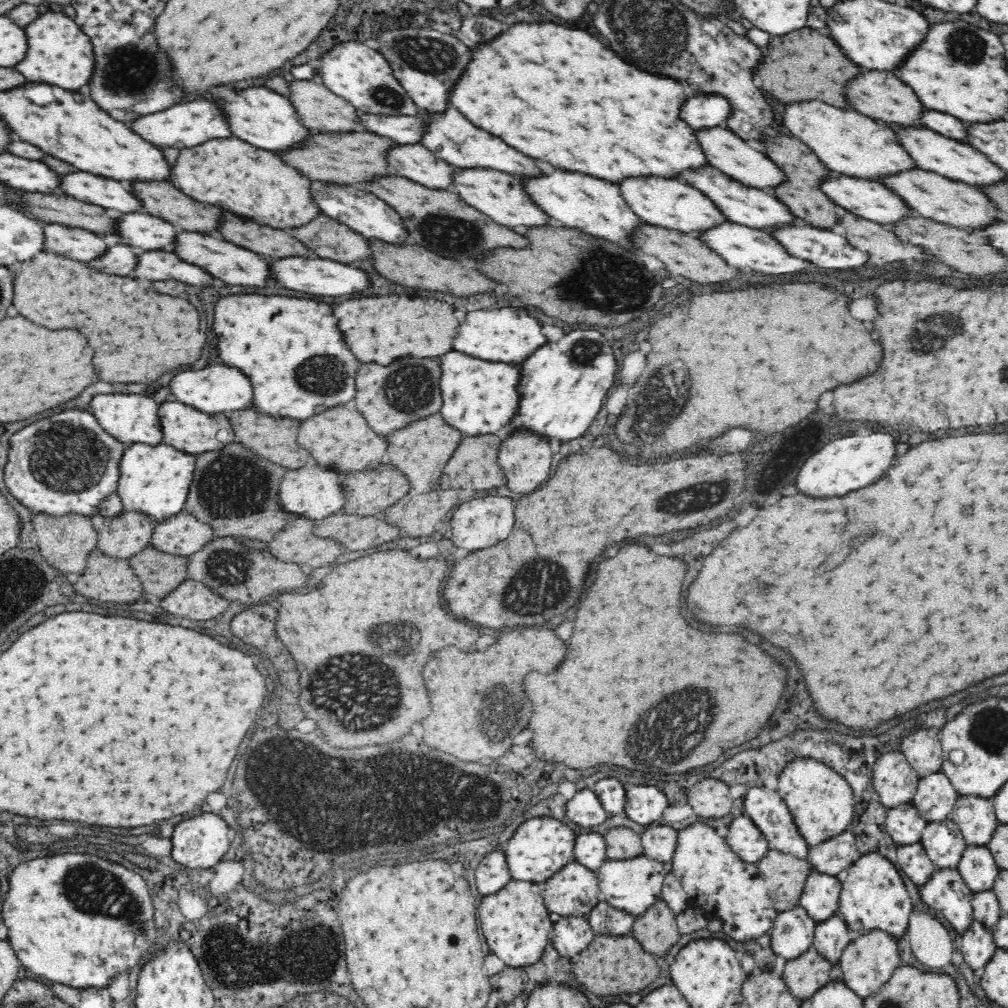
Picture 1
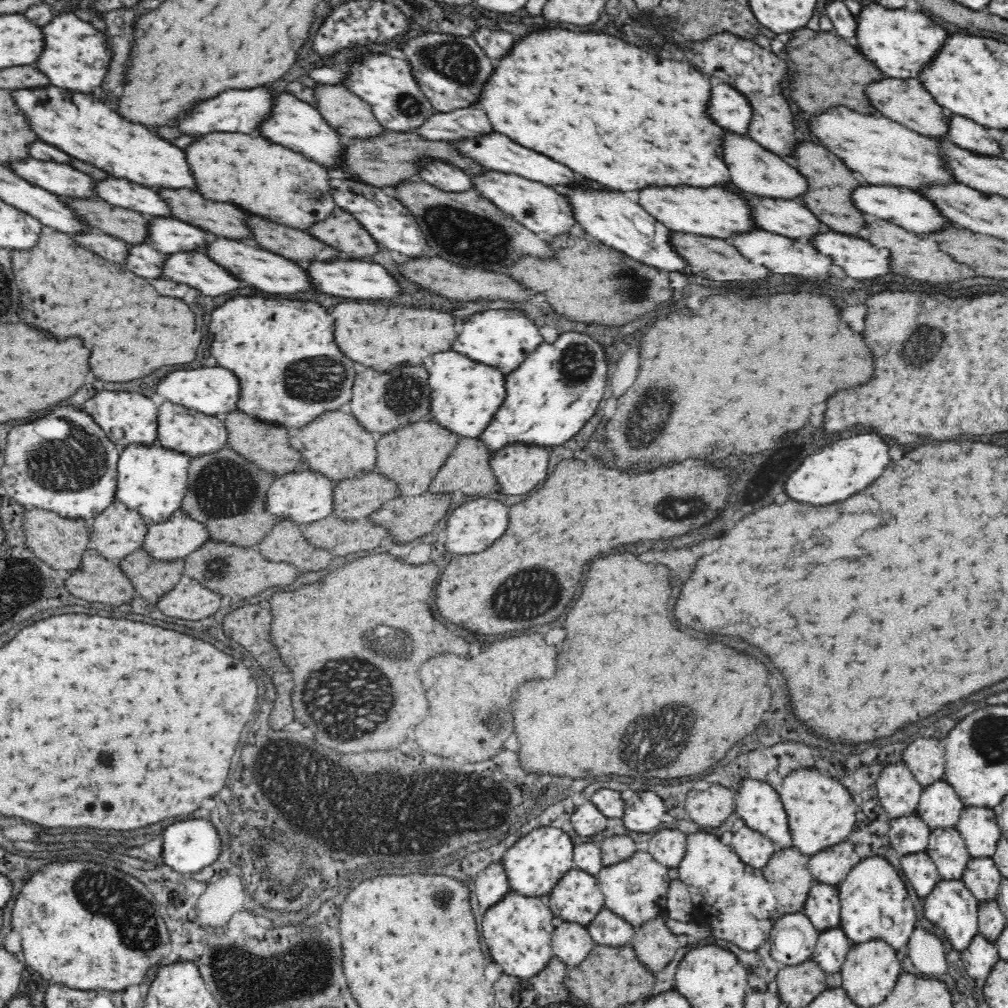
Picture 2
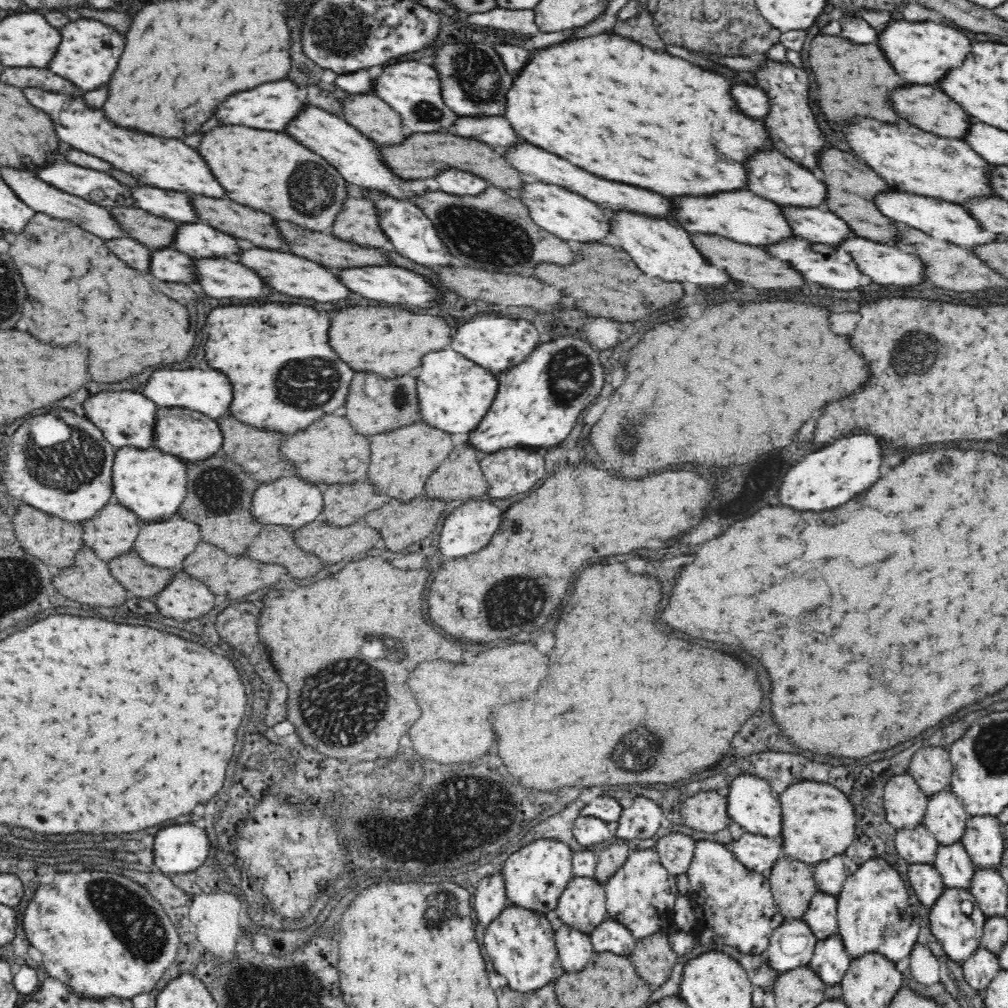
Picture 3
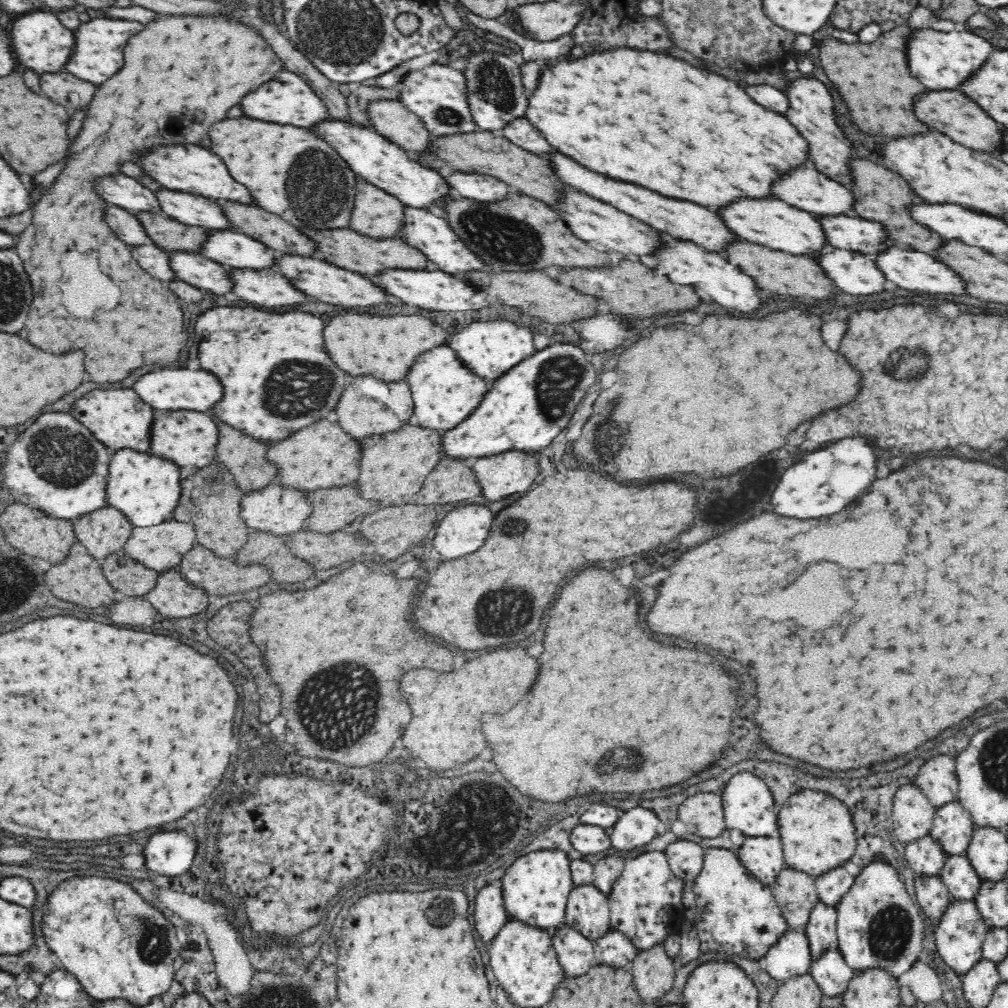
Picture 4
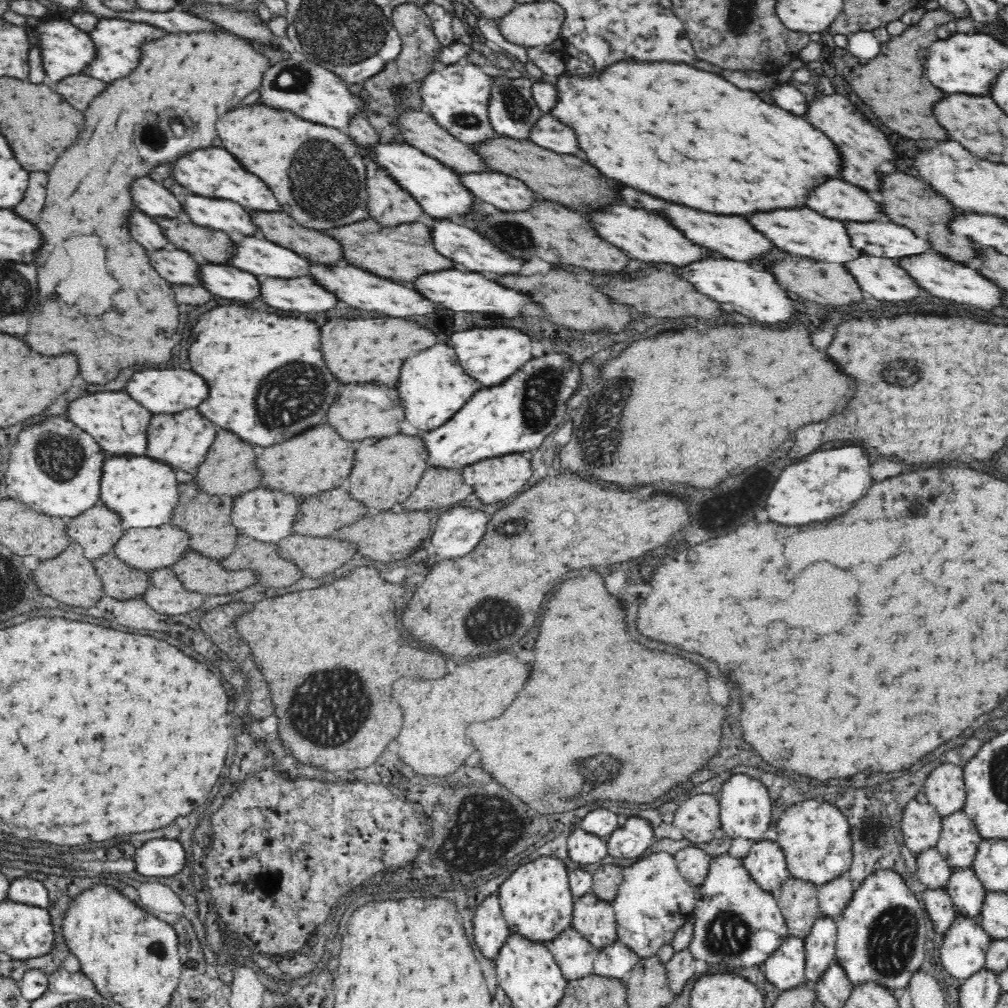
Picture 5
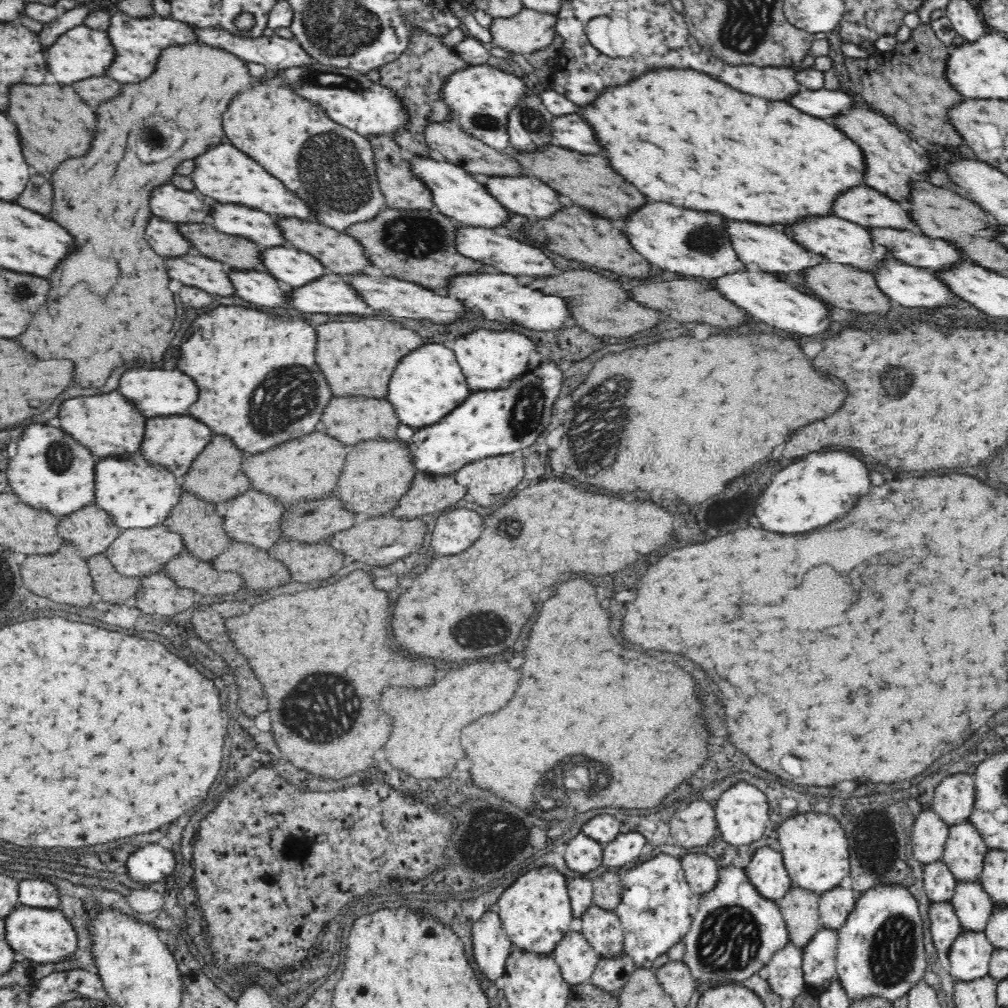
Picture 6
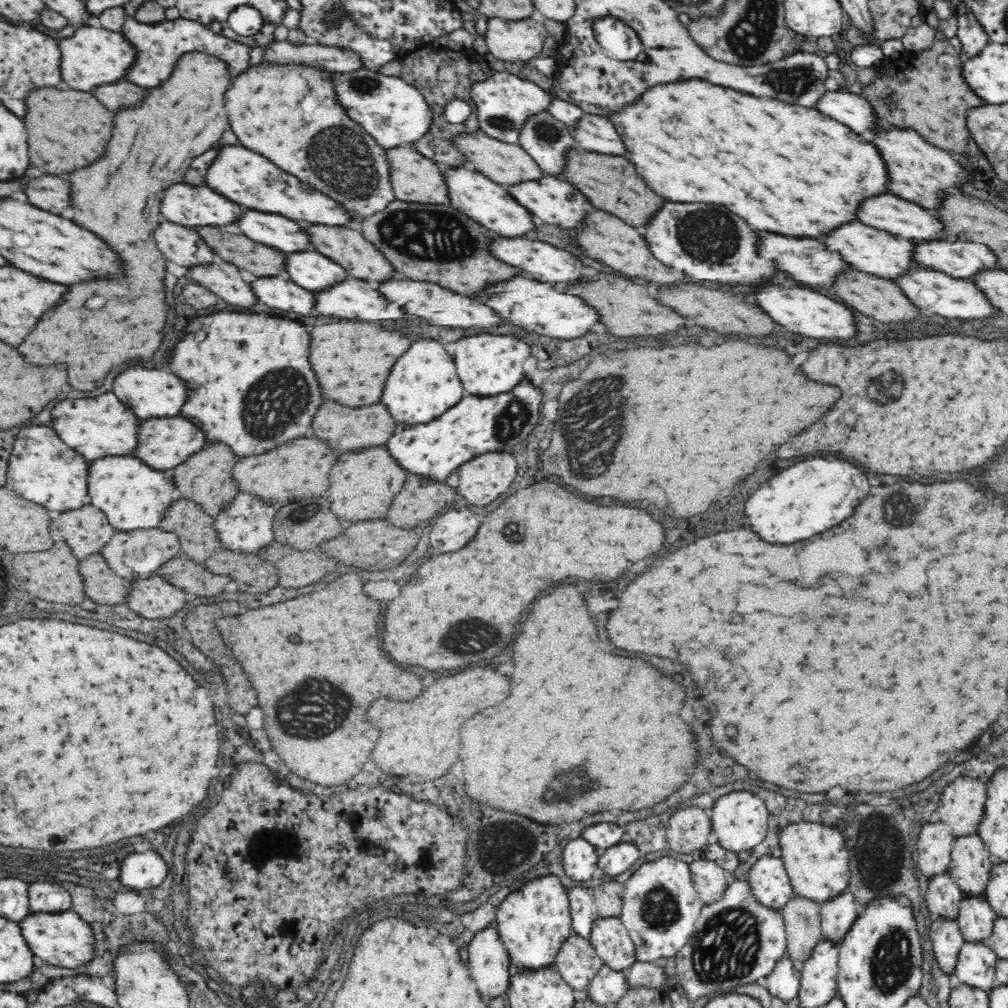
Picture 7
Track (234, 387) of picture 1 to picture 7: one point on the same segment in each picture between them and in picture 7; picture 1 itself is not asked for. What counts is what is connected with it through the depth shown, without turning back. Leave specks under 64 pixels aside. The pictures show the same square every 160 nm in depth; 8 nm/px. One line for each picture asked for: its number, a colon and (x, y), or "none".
2: (214, 391)
3: (207, 392)
4: (183, 389)
5: (160, 391)
6: (154, 392)
7: (148, 393)

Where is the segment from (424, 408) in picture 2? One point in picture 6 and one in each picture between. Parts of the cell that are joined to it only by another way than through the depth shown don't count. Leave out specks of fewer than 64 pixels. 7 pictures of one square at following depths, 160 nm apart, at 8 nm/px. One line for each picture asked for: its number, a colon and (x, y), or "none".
3: (373, 405)
4: (389, 406)
5: (360, 412)
6: (350, 421)

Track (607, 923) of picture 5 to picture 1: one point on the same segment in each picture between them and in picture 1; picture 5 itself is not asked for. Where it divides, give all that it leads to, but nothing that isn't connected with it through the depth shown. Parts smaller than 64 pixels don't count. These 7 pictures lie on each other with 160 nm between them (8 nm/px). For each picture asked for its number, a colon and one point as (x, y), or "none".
1: (573, 891)
2: (578, 898)
3: (583, 905)
4: (588, 911)

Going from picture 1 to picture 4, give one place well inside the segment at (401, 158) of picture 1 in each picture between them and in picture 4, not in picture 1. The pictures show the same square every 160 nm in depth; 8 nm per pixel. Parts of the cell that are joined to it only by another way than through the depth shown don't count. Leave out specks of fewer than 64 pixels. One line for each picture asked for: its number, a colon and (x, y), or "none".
2: (446, 177)
3: (452, 181)
4: (483, 188)

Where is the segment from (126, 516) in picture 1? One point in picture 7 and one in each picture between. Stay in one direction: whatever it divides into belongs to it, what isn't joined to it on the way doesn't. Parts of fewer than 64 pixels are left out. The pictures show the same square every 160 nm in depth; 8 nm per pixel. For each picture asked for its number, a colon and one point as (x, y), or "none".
2: (114, 533)
3: (113, 530)
4: (104, 531)
5: (96, 530)
6: (90, 529)
7: (85, 530)

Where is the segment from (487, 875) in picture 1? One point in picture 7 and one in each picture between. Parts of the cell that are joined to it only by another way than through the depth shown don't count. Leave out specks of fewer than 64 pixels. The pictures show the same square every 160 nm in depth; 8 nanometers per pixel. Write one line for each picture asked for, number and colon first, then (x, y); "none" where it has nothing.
2: (492, 886)
3: (491, 899)
4: (490, 916)
5: (491, 931)
6: (491, 949)
7: (490, 967)

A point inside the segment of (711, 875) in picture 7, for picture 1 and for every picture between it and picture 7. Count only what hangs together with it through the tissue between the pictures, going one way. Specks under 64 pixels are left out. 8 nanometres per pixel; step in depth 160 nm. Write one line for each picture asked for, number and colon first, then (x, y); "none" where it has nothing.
1: (659, 842)
2: (668, 846)
3: (676, 850)
4: (686, 858)
5: (694, 864)
6: (701, 871)

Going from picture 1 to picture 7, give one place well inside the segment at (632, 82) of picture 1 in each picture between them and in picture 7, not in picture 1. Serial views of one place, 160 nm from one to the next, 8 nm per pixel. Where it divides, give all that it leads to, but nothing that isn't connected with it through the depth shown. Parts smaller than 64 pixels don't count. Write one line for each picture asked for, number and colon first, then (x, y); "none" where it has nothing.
2: (617, 114)
3: (620, 110)
4: (631, 115)
5: (674, 132)
6: (680, 137)
7: (794, 171)

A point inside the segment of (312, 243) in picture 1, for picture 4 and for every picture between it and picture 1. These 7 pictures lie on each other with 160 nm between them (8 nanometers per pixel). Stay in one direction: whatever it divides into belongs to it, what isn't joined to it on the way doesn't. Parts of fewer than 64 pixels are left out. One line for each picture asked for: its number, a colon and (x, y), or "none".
2: (342, 230)
3: (359, 221)
4: (377, 213)

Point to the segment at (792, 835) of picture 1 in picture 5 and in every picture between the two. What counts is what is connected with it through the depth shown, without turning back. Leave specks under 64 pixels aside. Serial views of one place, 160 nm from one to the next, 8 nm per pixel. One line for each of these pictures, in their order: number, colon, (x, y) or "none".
2: (758, 805)
3: (750, 803)
4: (747, 805)
5: (745, 811)

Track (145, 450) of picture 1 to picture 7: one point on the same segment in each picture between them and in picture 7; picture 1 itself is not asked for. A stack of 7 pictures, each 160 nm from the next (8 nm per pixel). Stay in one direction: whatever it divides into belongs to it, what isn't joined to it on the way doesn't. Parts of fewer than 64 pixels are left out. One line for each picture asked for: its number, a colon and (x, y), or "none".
2: (153, 481)
3: (151, 484)
4: (146, 488)
5: (141, 491)
6: (124, 488)
7: (132, 495)

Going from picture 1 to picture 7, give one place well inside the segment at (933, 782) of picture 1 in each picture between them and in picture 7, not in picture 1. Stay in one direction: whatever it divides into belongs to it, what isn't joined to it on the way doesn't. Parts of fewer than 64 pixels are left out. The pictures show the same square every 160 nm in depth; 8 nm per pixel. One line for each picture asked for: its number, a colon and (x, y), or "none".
2: (940, 807)
3: (945, 818)
4: (952, 829)
5: (958, 845)
6: (965, 852)
7: (971, 866)

